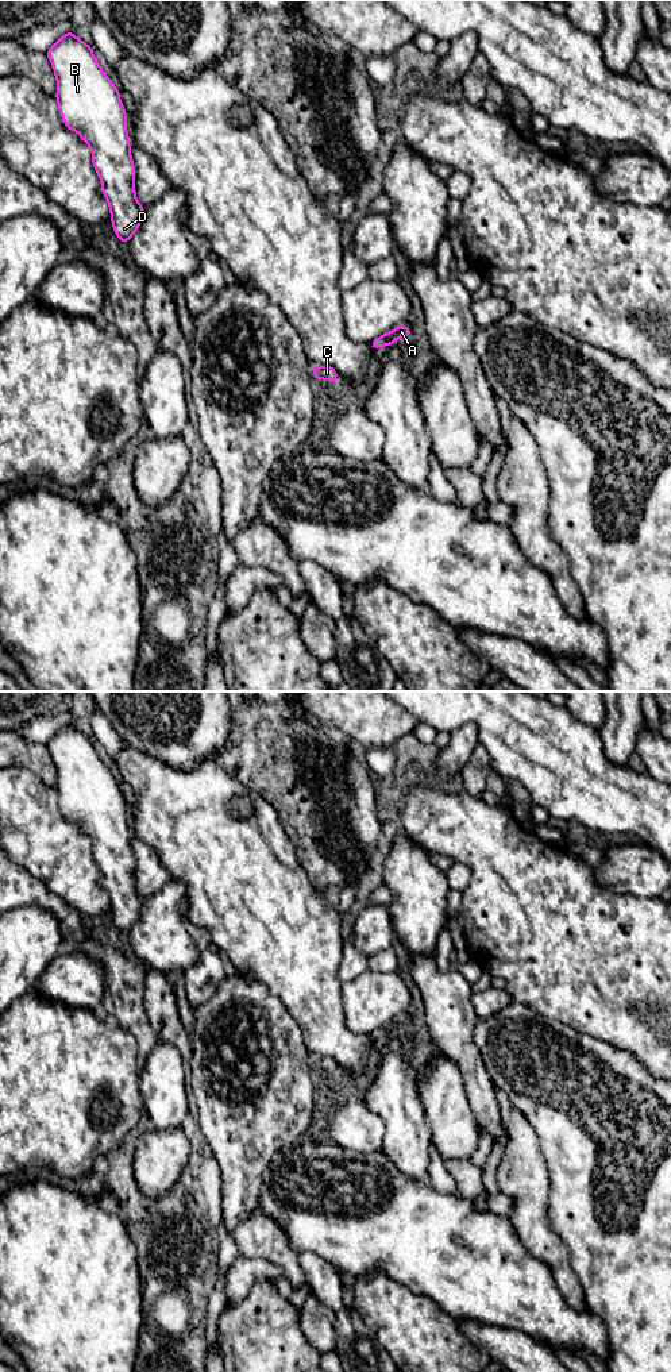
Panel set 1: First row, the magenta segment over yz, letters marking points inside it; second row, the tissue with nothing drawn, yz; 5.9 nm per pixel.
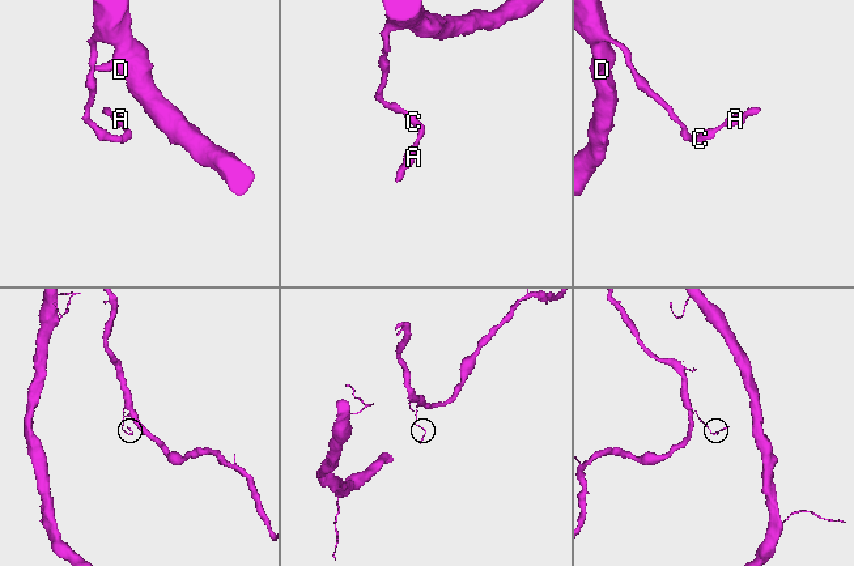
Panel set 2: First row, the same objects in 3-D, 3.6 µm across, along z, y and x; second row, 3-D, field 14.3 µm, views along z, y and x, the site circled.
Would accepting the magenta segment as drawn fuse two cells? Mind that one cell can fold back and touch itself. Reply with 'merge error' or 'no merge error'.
no merge error

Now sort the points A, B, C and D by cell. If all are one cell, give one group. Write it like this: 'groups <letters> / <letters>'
groups A B C D

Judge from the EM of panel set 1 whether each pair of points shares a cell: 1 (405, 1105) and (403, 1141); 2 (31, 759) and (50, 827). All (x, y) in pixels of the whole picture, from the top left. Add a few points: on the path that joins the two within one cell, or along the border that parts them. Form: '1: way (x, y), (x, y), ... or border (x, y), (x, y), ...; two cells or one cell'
1: way (405, 1114), (405, 1132); one cell
2: border (14, 766), (31, 771), (45, 783), (54, 787); two cells

